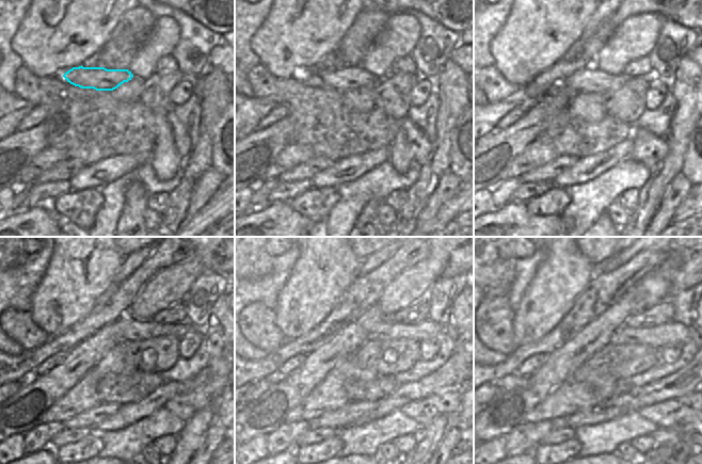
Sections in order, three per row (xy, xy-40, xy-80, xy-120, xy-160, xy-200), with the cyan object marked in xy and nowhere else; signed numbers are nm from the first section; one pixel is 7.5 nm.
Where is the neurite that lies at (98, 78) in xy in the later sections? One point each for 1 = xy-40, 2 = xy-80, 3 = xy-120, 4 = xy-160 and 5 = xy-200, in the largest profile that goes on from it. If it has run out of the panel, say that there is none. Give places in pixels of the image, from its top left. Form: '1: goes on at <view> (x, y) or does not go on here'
1: goes on at xy-40 (344, 79)
2: goes on at xy-80 (590, 79)
3: goes on at xy-120 (129, 329)
4: goes on at xy-160 (387, 330)
5: goes on at xy-200 (672, 333)

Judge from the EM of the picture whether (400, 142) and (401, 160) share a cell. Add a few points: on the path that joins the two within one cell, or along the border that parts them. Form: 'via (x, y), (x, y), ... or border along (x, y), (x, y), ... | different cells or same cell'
via (400, 146), (400, 156) | same cell

